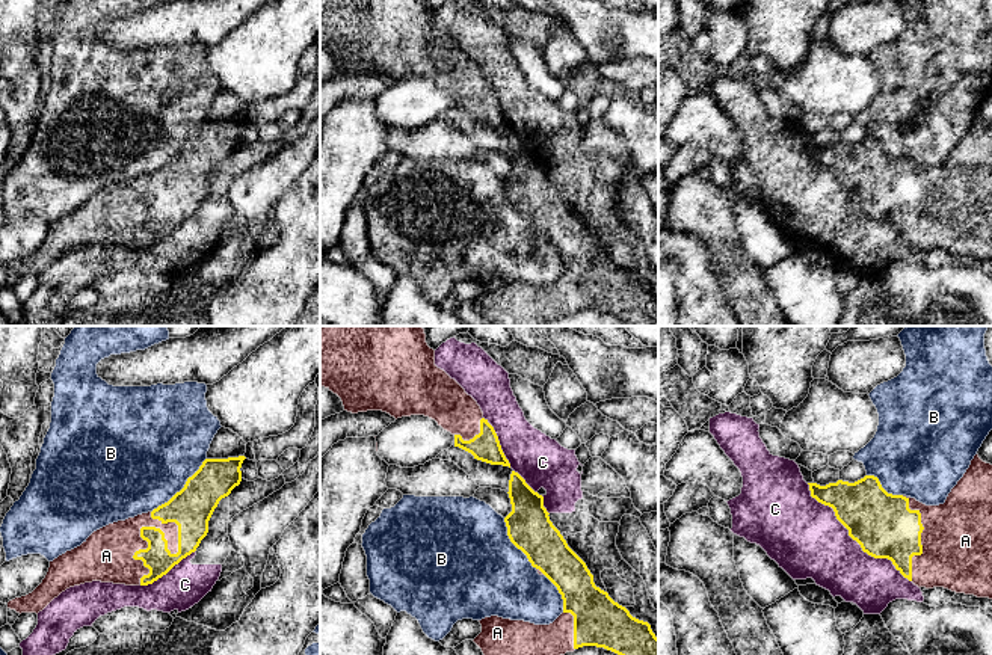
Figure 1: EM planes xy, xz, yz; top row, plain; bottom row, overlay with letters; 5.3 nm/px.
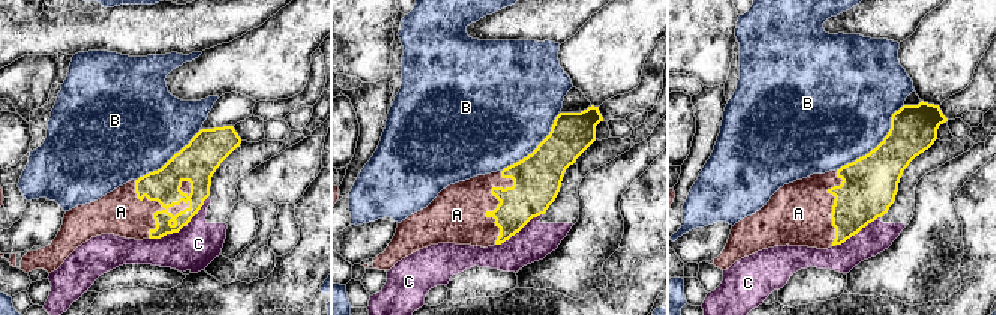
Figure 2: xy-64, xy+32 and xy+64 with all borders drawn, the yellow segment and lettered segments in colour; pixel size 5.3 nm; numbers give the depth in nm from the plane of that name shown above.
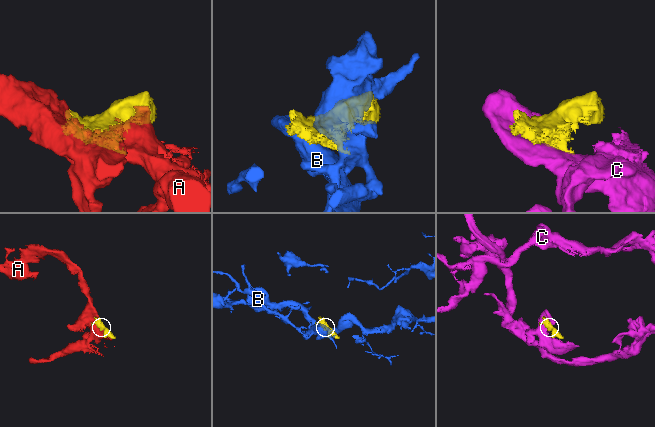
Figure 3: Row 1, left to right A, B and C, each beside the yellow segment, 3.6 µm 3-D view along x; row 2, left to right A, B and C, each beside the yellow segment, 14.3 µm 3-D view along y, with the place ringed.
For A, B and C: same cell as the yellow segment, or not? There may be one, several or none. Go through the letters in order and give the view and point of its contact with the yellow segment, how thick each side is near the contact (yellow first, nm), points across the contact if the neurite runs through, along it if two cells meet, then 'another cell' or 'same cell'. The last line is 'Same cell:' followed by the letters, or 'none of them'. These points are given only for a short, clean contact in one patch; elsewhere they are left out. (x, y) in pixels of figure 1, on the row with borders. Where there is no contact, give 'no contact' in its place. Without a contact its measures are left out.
A: contact xy (157, 528); calibres 220 and 220 nm; same cell
B: contact xy (183, 488); calibres 220 and 480 nm; another cell
C: contact yz (852, 538); calibres 320 and 400 nm; another cell
Same cell: A

